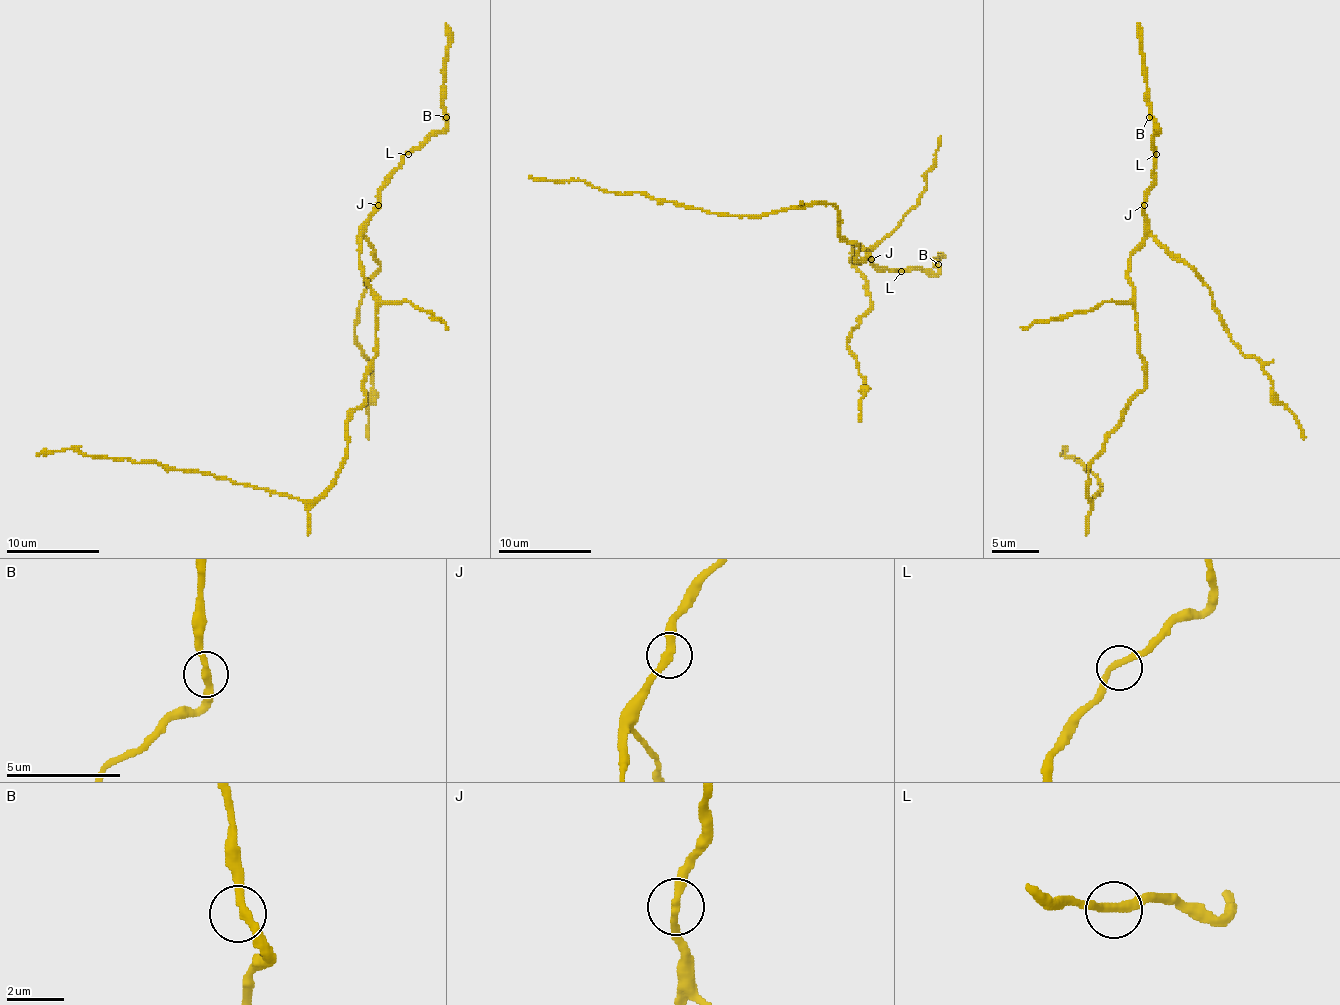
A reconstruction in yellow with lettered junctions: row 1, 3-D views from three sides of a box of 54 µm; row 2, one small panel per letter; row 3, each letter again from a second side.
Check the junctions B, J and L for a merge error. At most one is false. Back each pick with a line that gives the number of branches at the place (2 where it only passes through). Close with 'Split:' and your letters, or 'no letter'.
Split: no letter

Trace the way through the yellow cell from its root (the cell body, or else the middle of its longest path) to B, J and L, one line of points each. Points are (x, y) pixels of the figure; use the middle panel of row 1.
B: (856, 260), (863, 260), (868, 250), (854, 243), (852, 257), (870, 260), (880, 269), (936, 274), (938, 264)
J: (856, 260), (863, 260), (868, 250), (854, 243), (852, 257), (870, 260)
L: (856, 260), (863, 260), (868, 250), (854, 243), (854, 260), (870, 260), (880, 269), (901, 271)

